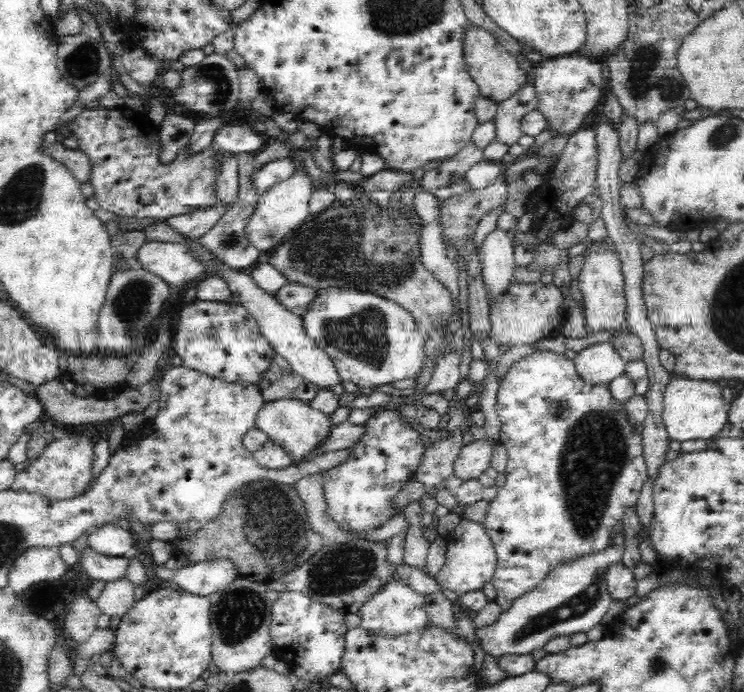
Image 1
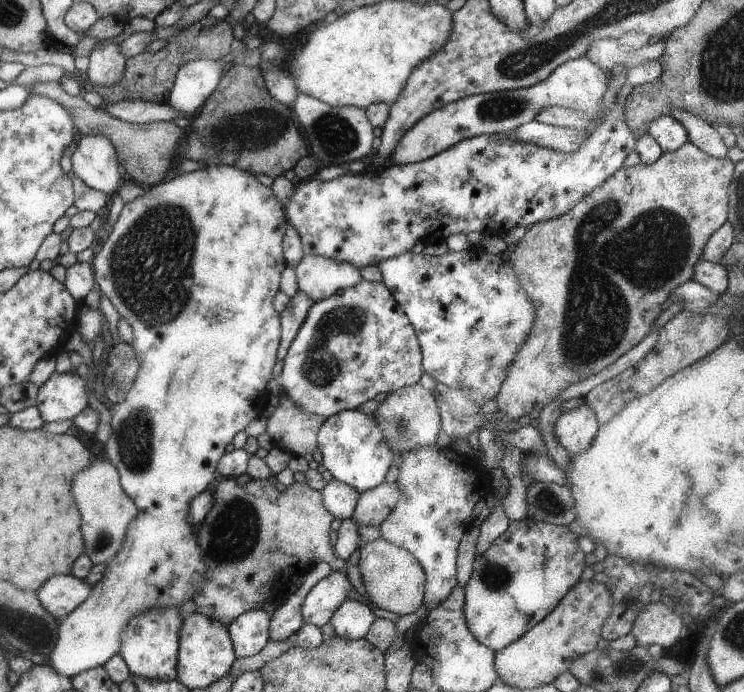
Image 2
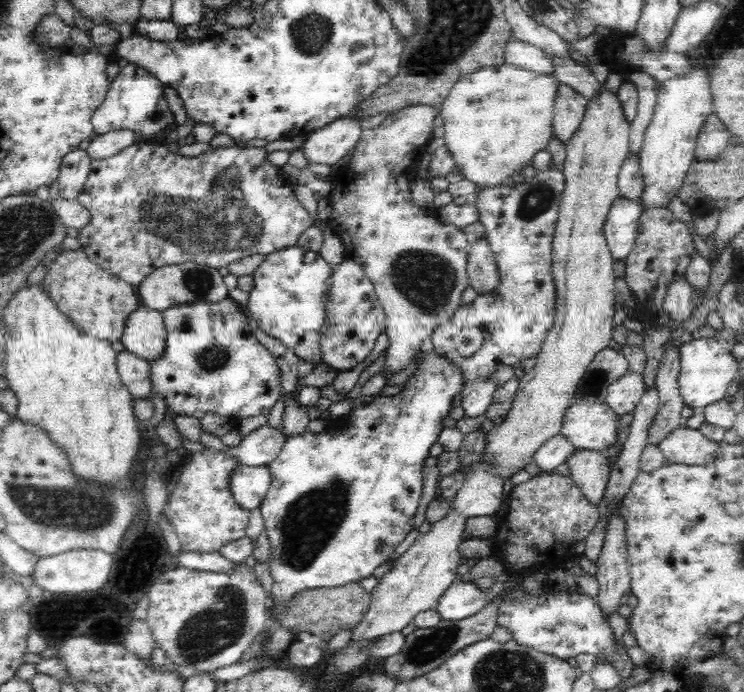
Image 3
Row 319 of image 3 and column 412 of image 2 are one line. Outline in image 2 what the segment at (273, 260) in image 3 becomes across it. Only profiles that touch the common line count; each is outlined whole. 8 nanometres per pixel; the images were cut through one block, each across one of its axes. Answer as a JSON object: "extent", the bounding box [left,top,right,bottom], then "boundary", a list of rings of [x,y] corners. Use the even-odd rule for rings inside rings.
{"extent":[376,245,535,407],"boundary":[[[475,245],[468,250],[448,250],[439,256],[423,253],[413,255],[407,251],[376,264],[382,283],[391,290],[416,331],[423,353],[423,371],[436,383],[448,386],[449,389],[463,390],[463,394],[469,394],[473,404],[480,407],[485,399],[492,398],[500,391],[508,375],[509,364],[520,351],[535,318],[532,302],[520,288],[516,270],[512,268],[512,262],[507,260],[507,256],[509,253],[506,250],[494,255],[483,252],[483,247]]]}

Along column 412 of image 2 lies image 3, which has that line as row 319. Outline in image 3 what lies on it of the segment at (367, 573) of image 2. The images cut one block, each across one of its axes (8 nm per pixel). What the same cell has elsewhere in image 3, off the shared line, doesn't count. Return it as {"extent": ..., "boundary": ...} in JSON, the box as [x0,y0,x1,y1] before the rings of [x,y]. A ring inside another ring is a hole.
{"extent":[481,90,630,480],"boundary":[[[602,90],[595,99],[587,102],[583,121],[566,147],[567,156],[563,173],[565,189],[555,224],[552,249],[552,274],[556,284],[556,316],[553,327],[547,332],[541,344],[536,364],[519,380],[518,390],[510,401],[510,410],[500,424],[485,433],[486,442],[481,460],[488,466],[488,472],[510,480],[514,474],[524,470],[533,461],[534,453],[553,436],[561,434],[564,415],[575,398],[576,384],[585,375],[588,364],[596,353],[606,348],[612,338],[615,308],[614,259],[604,234],[604,225],[612,203],[619,197],[618,175],[622,163],[630,154],[629,124],[624,116],[618,96]]]}

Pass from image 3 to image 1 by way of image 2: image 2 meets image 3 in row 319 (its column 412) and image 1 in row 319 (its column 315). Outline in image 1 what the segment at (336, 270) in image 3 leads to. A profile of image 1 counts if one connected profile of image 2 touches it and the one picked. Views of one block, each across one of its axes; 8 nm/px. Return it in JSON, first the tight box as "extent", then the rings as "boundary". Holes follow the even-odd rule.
{"extent":[301,288,423,391],"boundary":[[[352,288],[318,290],[301,316],[305,333],[321,348],[334,365],[339,380],[354,382],[361,391],[378,384],[390,384],[404,378],[417,378],[423,362],[423,334],[416,328],[414,317],[398,303],[374,292],[354,291]]]}

